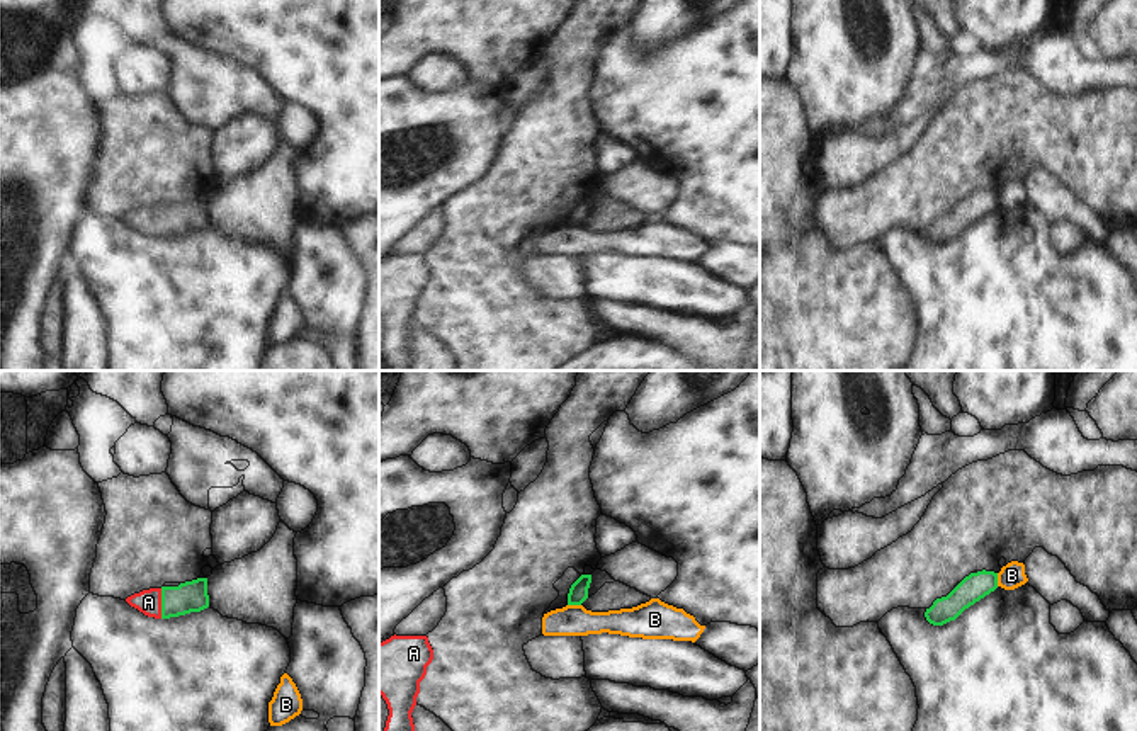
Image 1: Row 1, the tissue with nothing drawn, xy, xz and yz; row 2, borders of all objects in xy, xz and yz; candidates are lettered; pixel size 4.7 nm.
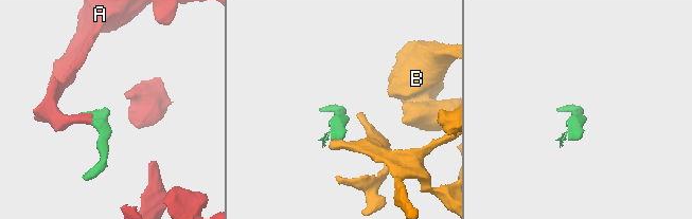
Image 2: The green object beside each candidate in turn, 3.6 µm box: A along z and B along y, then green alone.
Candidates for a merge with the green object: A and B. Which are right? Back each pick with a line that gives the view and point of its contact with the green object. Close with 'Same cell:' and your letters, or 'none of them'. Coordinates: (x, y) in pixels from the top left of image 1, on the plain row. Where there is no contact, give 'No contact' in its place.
A: Touches green at xy (162, 223)
Same cell: A

